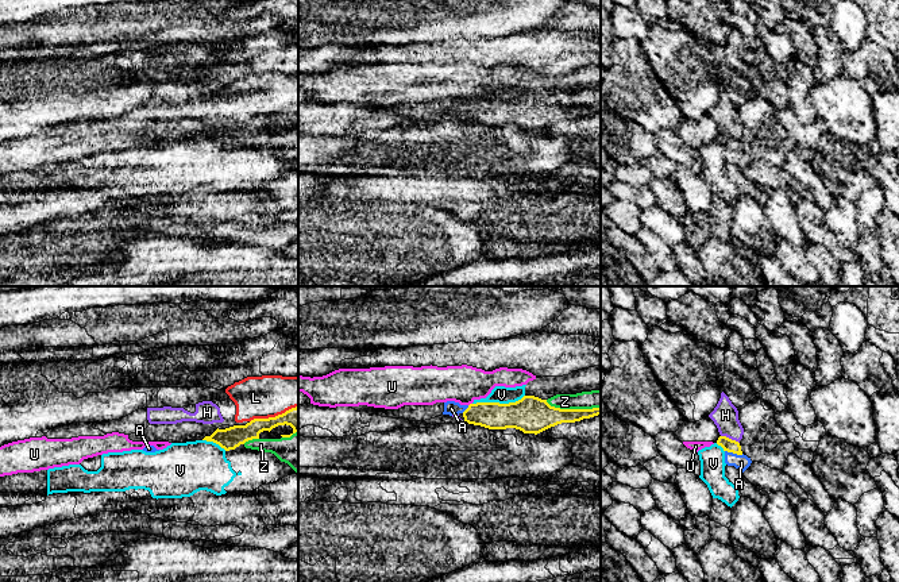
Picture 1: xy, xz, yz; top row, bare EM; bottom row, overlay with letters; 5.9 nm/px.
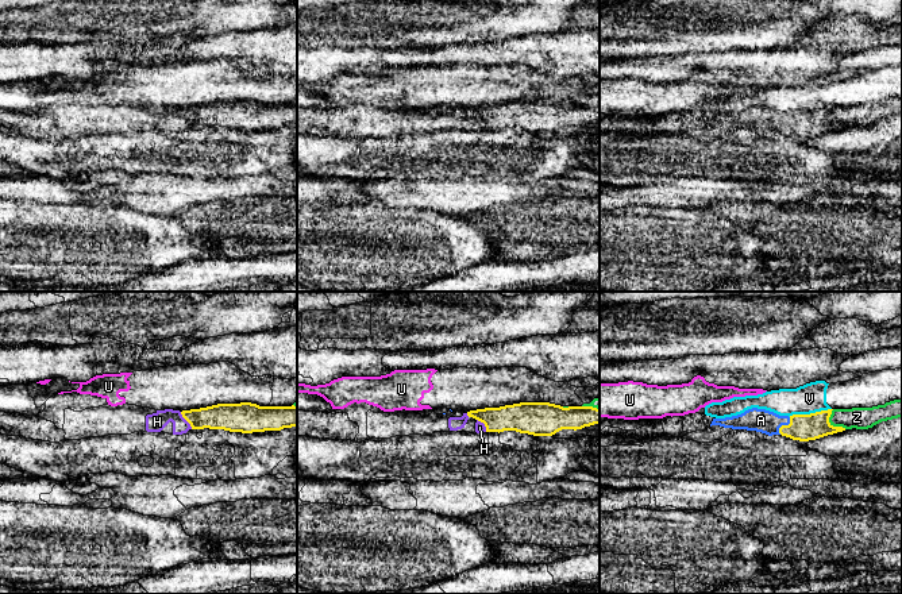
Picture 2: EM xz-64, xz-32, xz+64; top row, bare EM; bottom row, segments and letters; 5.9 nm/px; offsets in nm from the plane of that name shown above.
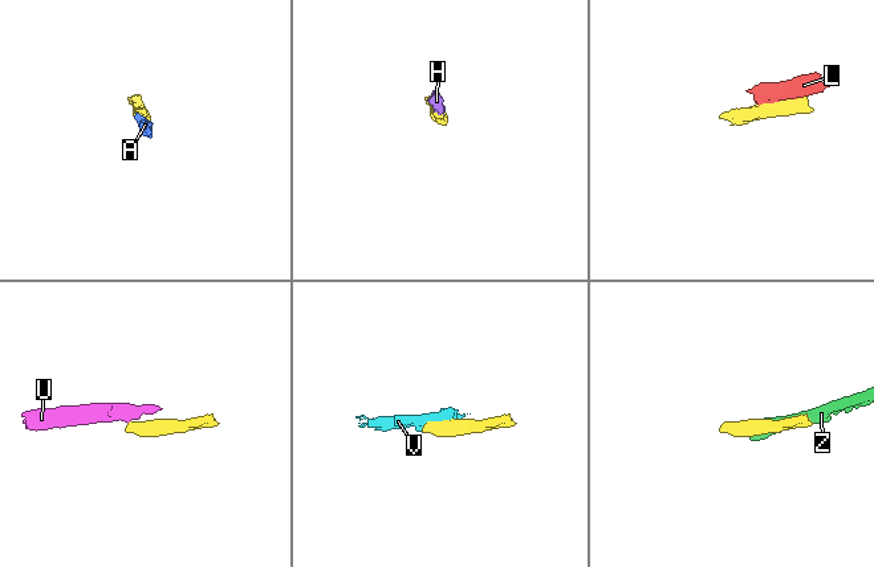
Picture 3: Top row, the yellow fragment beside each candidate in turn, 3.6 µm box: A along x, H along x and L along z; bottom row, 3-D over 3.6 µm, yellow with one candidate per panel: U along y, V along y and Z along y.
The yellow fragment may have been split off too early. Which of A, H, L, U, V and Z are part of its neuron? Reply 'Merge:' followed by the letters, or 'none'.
Merge: A

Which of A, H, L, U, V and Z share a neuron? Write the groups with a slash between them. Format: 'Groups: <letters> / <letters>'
Groups: A / H L / U / V / Z

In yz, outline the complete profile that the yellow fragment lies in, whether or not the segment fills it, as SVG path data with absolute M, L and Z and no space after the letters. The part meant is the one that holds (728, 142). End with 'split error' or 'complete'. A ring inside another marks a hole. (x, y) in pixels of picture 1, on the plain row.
M719 134L717 142L721 143L725 149L725 161L728 163L734 163L740 169L745 169L752 158L746 153L742 151L741 143L738 139L732 138L726 134Z; split error

